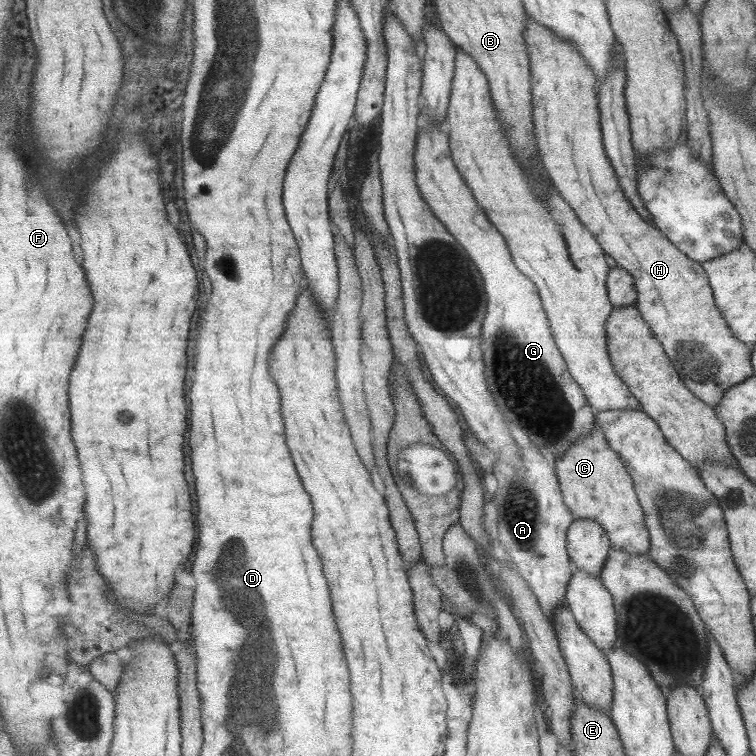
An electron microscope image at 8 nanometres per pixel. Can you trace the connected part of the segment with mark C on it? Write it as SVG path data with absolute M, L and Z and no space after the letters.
M595 425L594 430L586 435L560 458L556 456L554 460L568 511L574 521L587 519L600 522L616 550L649 556L650 533L630 473L620 456L608 445L604 430L600 426Z

